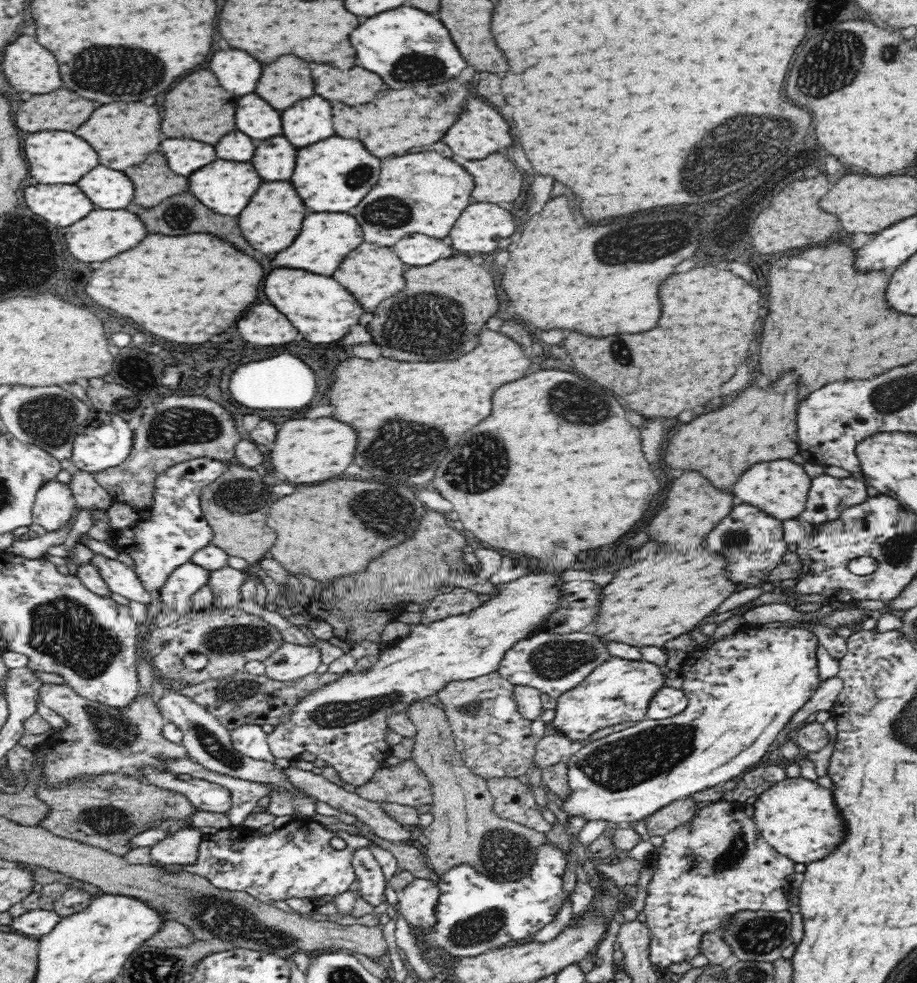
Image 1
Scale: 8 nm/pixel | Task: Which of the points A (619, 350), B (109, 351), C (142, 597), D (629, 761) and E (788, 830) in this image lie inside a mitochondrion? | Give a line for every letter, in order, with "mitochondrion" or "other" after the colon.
A: mitochondrion
B: other
C: other
D: mitochondrion
E: other

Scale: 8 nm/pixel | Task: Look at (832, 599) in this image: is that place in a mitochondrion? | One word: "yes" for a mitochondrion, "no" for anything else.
no

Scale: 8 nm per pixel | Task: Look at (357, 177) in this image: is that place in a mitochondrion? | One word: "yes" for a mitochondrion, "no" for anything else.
yes

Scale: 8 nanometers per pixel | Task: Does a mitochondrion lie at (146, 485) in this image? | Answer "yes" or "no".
no

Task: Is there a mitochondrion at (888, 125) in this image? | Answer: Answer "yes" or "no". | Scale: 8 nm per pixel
no

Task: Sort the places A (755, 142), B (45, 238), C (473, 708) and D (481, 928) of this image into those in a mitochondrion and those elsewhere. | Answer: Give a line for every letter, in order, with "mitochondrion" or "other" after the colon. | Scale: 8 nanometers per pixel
A: mitochondrion
B: other
C: mitochondrion
D: mitochondrion

